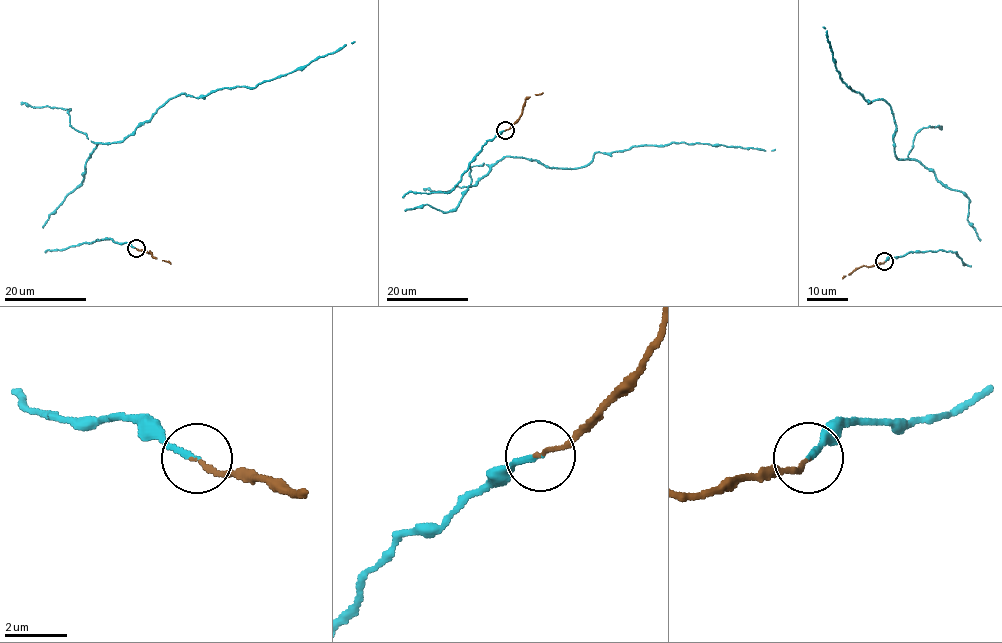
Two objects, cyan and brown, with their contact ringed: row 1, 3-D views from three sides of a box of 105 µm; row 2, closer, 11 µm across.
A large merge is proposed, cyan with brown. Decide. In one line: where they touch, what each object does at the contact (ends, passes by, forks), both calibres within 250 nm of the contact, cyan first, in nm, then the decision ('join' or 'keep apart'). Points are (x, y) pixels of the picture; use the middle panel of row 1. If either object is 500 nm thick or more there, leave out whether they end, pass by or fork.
(505, 130) | cyan ends | brown ends | 180/120 nm | join

